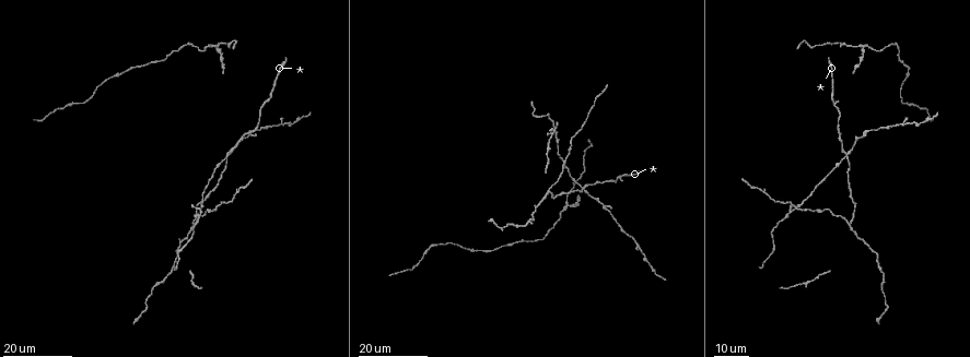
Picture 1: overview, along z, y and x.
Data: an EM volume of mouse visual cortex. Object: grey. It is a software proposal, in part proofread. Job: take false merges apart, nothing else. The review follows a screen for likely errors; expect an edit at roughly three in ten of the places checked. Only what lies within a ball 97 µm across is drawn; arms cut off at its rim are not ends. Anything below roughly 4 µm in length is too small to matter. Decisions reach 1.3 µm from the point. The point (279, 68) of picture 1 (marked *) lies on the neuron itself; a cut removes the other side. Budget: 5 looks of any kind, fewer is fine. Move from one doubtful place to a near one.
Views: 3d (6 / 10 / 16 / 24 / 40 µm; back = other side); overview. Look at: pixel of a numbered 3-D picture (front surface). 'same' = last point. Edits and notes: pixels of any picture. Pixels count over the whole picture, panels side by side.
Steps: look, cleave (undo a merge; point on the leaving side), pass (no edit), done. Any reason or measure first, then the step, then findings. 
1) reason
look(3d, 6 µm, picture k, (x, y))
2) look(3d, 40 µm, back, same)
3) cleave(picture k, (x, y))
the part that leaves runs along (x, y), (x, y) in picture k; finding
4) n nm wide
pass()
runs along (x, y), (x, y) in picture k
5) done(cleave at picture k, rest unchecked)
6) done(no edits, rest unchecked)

three-way junction
look(3d, 16 µm, picture 1, (568, 206))

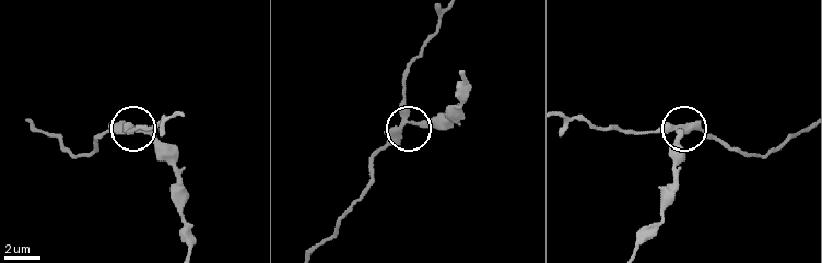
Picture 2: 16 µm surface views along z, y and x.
look(3d, 10 µm, picture 2, (675, 127))

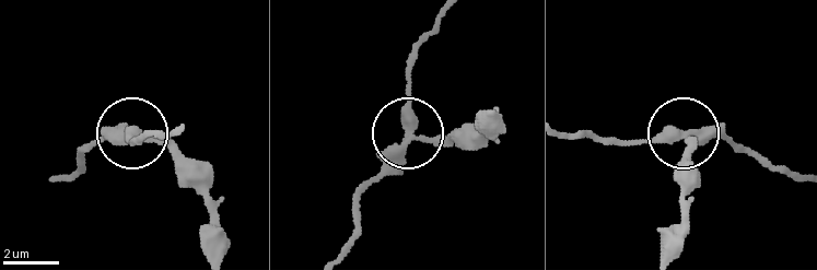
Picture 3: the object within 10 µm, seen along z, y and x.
look(3d, 6 µm, picture 3, (681, 133))

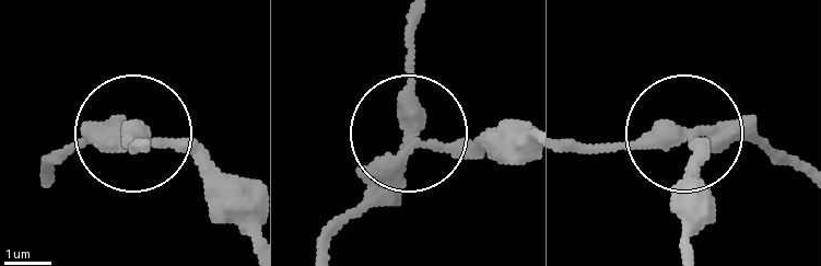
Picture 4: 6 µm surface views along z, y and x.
3 arms
cleave(picture 4, (177, 139))
the part that leaves runs along (114, 130), (180, 154), (250, 249) in picture 4; a second neuron is stuck on

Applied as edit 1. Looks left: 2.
four-way junction
look(3d, 16 µm, picture 1, (226, 156))

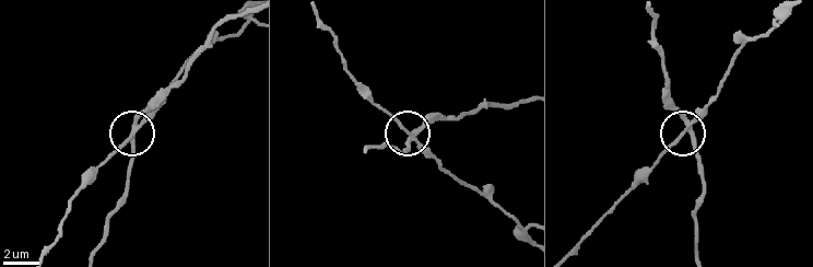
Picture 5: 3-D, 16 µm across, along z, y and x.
look(3d, 6 µm, picture 5, (685, 131))

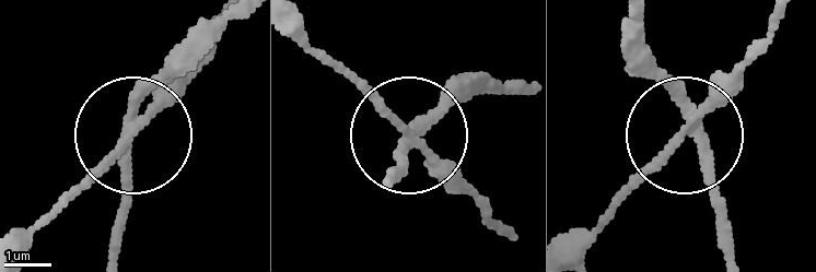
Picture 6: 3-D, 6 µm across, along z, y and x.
4 arms
cleave(picture 6, (446, 180))
the part that leaves runs along (410, 137), (296, 31) in picture 6; two neurons meet here

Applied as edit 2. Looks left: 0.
done(cleave at picture 4, cleave at picture 6, rest unchecked)

